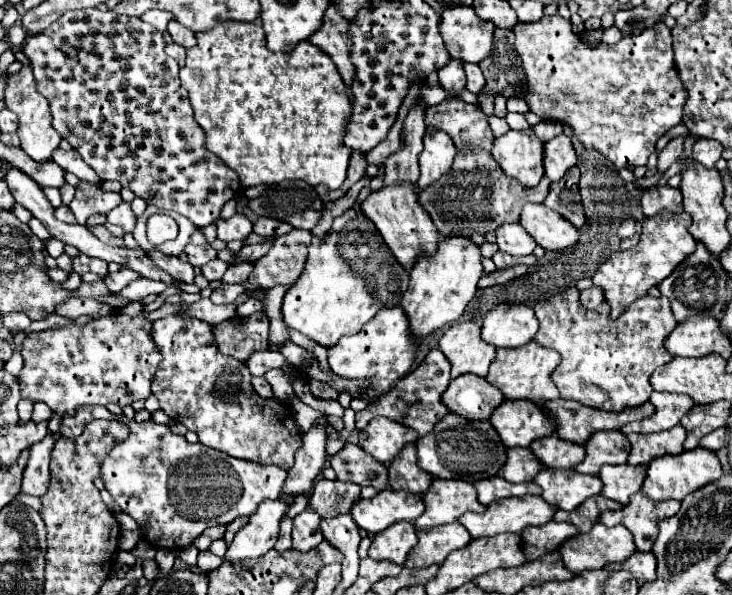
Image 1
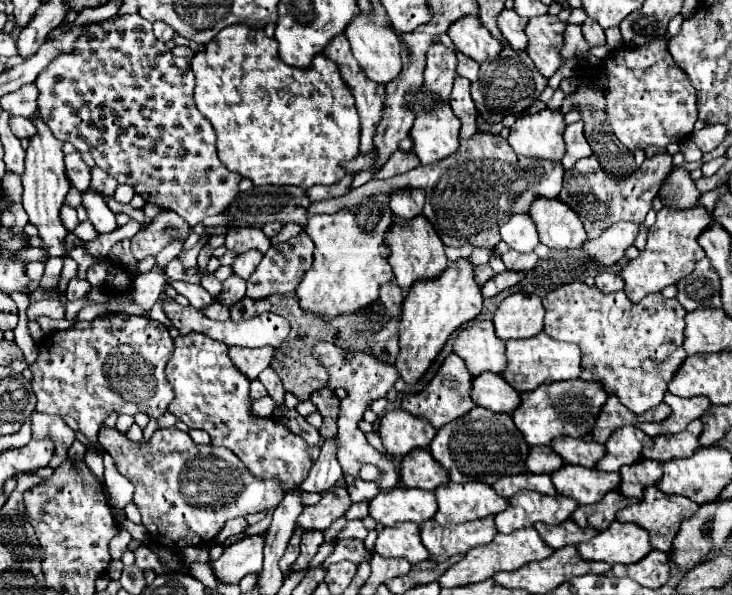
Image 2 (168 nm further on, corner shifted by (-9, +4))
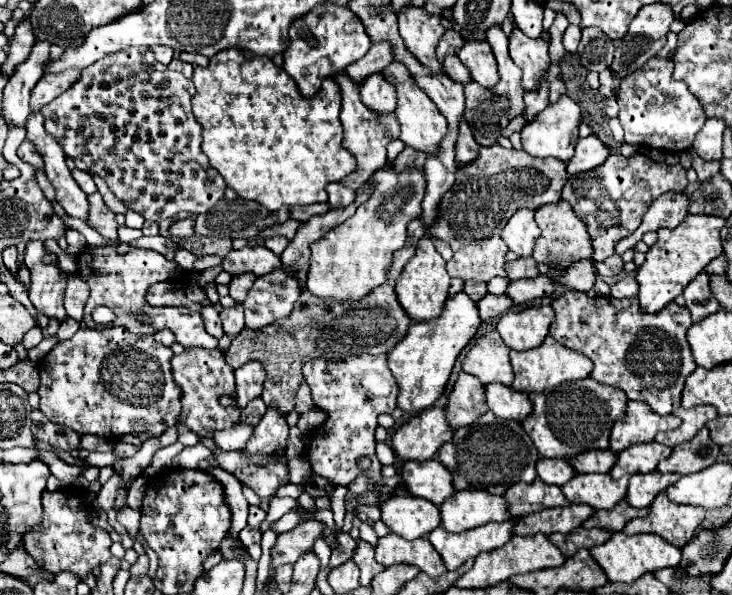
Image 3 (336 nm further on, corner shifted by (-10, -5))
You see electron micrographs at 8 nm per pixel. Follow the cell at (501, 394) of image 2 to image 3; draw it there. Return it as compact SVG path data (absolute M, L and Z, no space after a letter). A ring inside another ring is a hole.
M505 384L487 386L487 404L499 418L523 422L531 414L531 400L525 392L515 392Z

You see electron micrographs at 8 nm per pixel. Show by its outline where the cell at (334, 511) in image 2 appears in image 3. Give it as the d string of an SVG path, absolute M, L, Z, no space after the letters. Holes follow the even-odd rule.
M309 520L305 524L299 524L291 532L279 534L275 546L271 548L271 566L279 568L283 564L295 564L301 554L313 548L313 542L321 534L321 528L321 522Z

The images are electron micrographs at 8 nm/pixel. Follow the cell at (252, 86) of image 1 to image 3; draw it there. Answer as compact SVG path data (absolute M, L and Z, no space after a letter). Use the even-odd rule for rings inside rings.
M227 48L227 50L219 52L219 54L215 54L211 58L211 62L209 62L207 68L195 68L193 82L195 82L195 88L197 88L197 92L195 92L193 100L191 100L193 102L193 114L195 114L195 120L203 128L203 144L201 144L201 150L209 158L211 168L215 168L225 178L225 184L229 188L233 188L239 198L243 198L243 200L255 200L255 202L263 204L269 212L275 212L279 208L291 208L291 206L307 206L307 204L327 202L325 186L329 182L339 182L341 178L349 176L355 170L355 158L341 146L343 126L339 122L339 84L335 84L333 78L327 78L323 82L321 90L315 94L315 98L307 100L307 98L303 98L299 94L299 90L295 88L295 82L291 80L291 76L287 76L287 72L283 72L283 68L275 66L269 58L261 58L261 56L247 58L237 48Z

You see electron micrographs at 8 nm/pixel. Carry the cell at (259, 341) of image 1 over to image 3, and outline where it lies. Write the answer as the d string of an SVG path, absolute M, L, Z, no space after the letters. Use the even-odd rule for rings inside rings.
M249 362L241 368L235 370L235 396L233 398L225 398L225 402L221 402L223 406L237 406L237 408L245 408L249 400L261 396L263 390L263 380L265 380L265 372L263 366L259 362Z

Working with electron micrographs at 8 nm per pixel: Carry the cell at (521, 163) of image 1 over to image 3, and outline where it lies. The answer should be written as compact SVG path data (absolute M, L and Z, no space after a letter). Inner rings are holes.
M561 96L555 104L549 104L543 112L539 112L539 116L531 124L527 124L521 130L523 150L529 152L531 156L539 158L553 156L567 162L573 156L575 144L579 140L579 124L581 124L581 108L569 96Z

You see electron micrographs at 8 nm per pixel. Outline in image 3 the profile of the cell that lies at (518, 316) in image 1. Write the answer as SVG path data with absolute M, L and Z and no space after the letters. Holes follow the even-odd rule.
M551 306L509 310L499 318L497 332L511 350L531 350L545 340L551 322L553 322Z

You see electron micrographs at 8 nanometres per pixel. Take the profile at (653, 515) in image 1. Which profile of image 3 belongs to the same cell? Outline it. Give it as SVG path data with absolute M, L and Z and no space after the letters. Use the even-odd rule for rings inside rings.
M659 494L653 504L651 512L645 518L631 520L623 532L633 536L641 532L651 532L663 536L669 544L683 548L695 534L695 528L703 522L705 510L695 506L681 506L671 502L665 494Z

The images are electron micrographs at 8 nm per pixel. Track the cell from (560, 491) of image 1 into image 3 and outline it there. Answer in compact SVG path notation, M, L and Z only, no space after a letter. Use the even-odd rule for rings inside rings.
M577 474L565 486L561 486L561 490L573 504L589 504L597 510L609 510L625 498L627 484L627 478L611 480L607 474Z

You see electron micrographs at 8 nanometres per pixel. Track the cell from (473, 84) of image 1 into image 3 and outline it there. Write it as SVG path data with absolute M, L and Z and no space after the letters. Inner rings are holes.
M445 56L443 66L445 66L447 74L449 74L453 80L457 80L457 82L461 82L461 84L467 84L467 82L471 80L467 68L461 64L461 60L459 60L457 56Z

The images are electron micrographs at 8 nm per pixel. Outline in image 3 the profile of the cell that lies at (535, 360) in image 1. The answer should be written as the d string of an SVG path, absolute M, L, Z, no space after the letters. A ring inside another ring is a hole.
M545 338L545 342L533 350L525 350L525 352L511 350L511 364L515 372L513 388L519 392L543 392L545 388L557 386L567 380L581 380L587 378L593 368L587 356L561 346L559 342L555 342L555 338Z

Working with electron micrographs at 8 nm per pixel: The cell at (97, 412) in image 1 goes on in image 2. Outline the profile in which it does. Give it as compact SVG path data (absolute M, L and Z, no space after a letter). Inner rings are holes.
M102 425L98 431L98 443L114 459L114 465L120 475L134 483L134 503L142 515L142 525L148 529L150 537L166 547L184 549L188 545L206 545L216 537L228 519L244 517L246 513L274 511L284 499L284 485L278 479L258 479L242 467L242 461L224 447L214 445L196 445L188 433L182 433L176 427L156 429L148 441L132 441L126 433L116 427Z

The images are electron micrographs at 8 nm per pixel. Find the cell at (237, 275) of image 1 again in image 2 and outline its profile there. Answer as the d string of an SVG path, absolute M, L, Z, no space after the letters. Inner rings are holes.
M230 275L226 281L224 281L224 289L222 289L222 303L226 307L230 307L232 303L240 301L242 297L246 295L246 281L244 279L238 279L238 275Z

